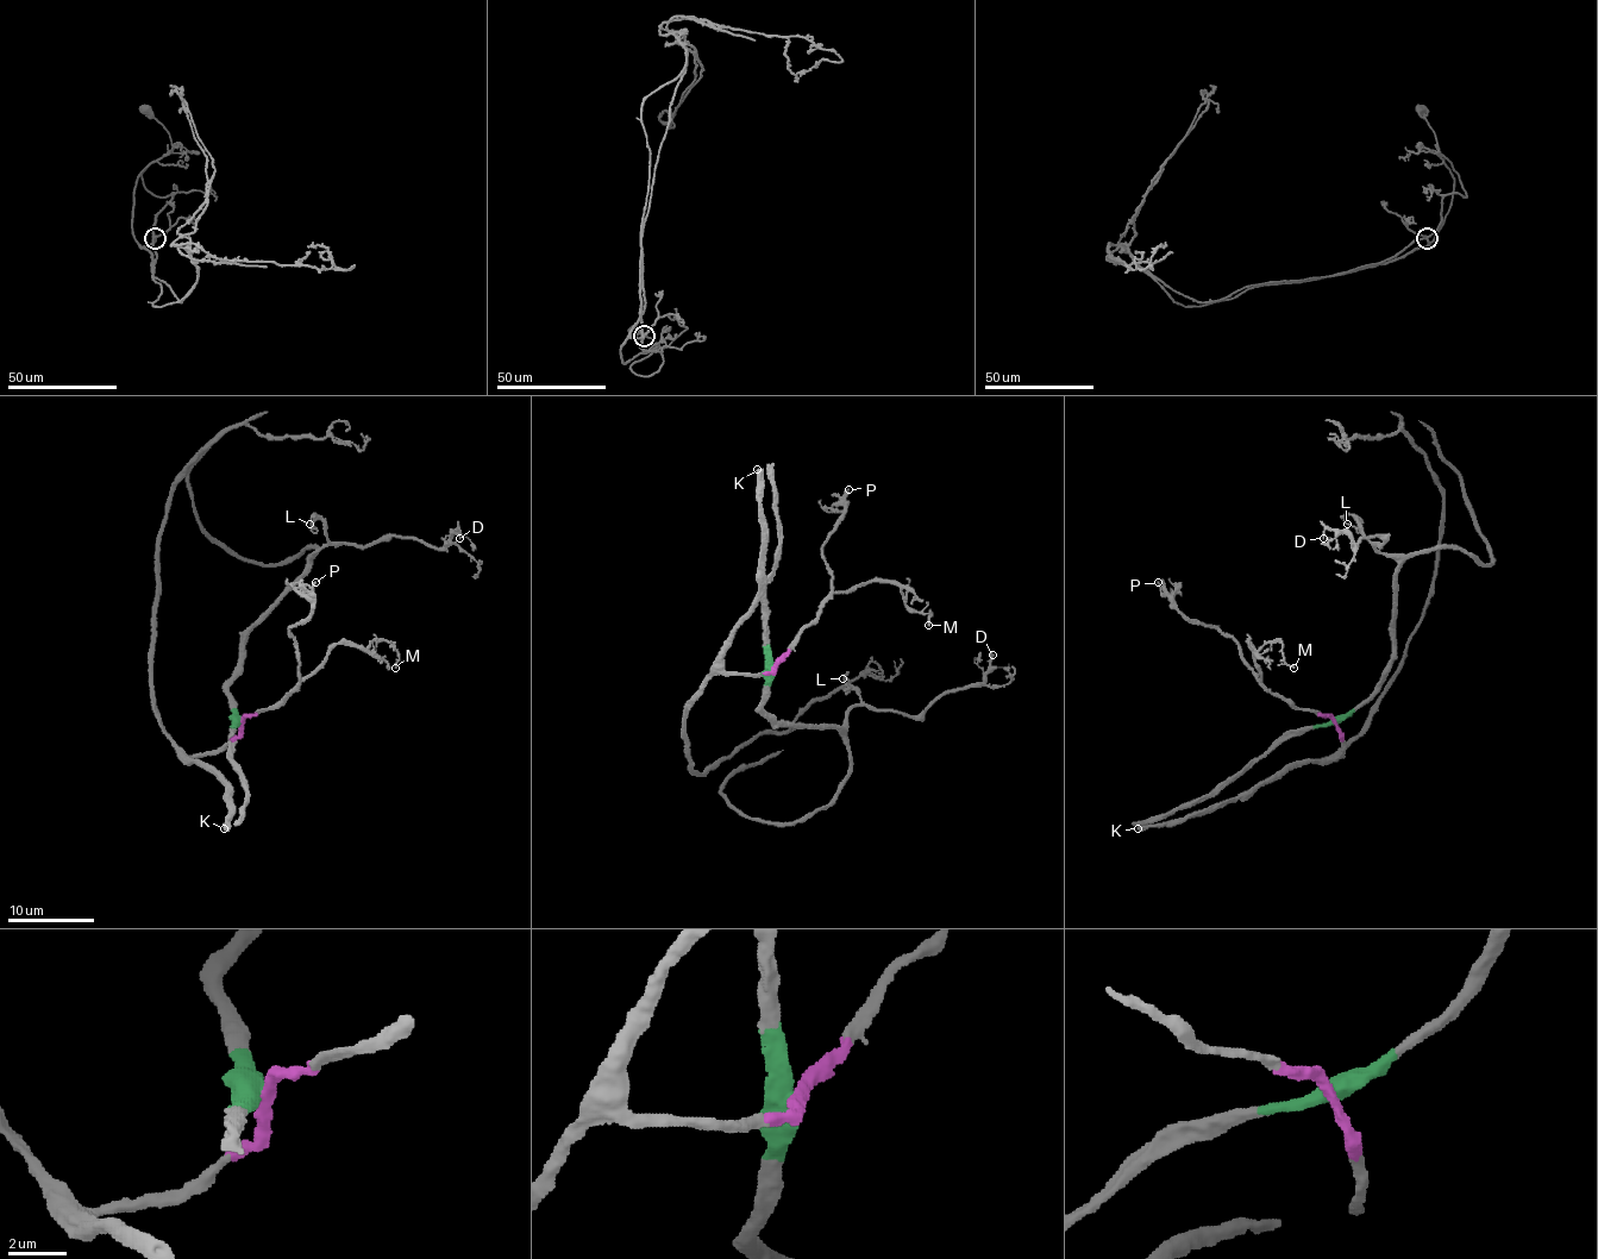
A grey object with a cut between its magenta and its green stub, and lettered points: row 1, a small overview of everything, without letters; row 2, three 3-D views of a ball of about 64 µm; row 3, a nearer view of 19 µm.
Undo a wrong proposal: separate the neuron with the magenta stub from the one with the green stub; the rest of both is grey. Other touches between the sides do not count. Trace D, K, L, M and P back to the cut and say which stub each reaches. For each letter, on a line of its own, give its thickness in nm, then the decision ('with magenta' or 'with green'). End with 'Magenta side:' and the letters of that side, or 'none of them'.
D: calibre 120 nm; with green
K: calibre 480 nm; with magenta
L: calibre 110 nm; with green
M: calibre 150 nm; with magenta
P: calibre 150 nm; with magenta
Magenta side: K, M, P

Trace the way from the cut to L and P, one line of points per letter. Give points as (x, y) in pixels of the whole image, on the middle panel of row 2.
L: (774, 666), (760, 706), (776, 722), (840, 728), (859, 703), (843, 677)
P: (774, 666), (832, 594), (823, 549), (826, 538), (843, 514), (845, 493), (848, 488)

